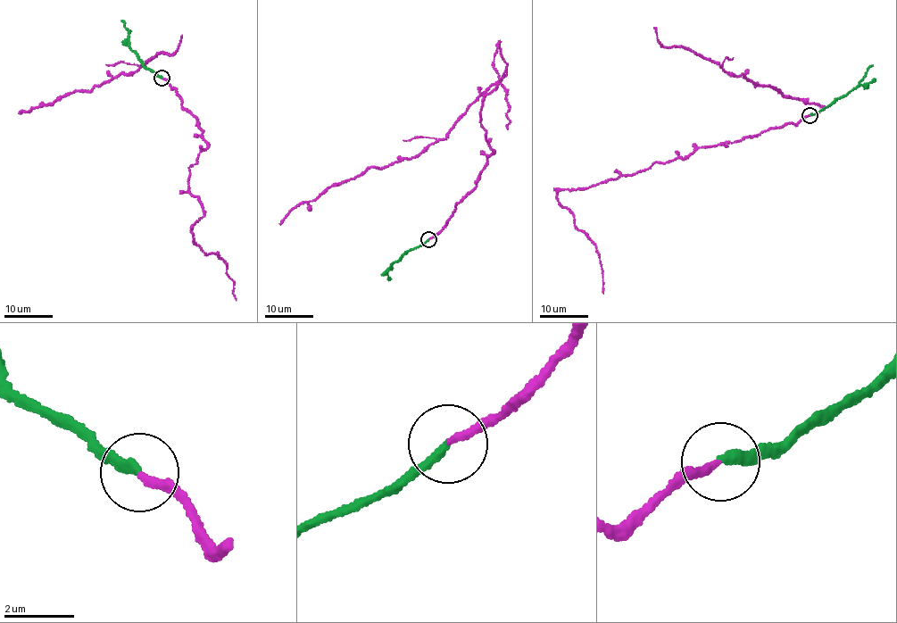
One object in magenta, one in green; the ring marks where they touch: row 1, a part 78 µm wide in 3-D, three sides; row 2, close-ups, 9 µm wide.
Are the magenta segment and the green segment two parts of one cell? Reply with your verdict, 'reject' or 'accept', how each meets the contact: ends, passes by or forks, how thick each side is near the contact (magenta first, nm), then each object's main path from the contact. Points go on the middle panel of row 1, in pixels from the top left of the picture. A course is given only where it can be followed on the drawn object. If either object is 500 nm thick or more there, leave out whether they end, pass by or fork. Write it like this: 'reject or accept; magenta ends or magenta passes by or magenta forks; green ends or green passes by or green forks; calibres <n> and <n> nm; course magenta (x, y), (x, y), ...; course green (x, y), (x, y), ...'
accept; magenta ends; green ends; calibres 220 and 280 nm; course magenta (428, 239), (476, 186), (493, 153), (479, 112), (505, 70), (497, 45), (493, 65), (509, 103), (507, 129); course green (428, 239), (408, 251), (392, 268), (385, 270)

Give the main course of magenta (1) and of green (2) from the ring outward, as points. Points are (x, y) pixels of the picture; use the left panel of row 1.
1: (161, 78), (207, 145), (189, 168), (188, 191), (203, 212), (193, 237), (224, 260), (236, 300)
2: (161, 78), (144, 68), (133, 52), (128, 32), (121, 20)

